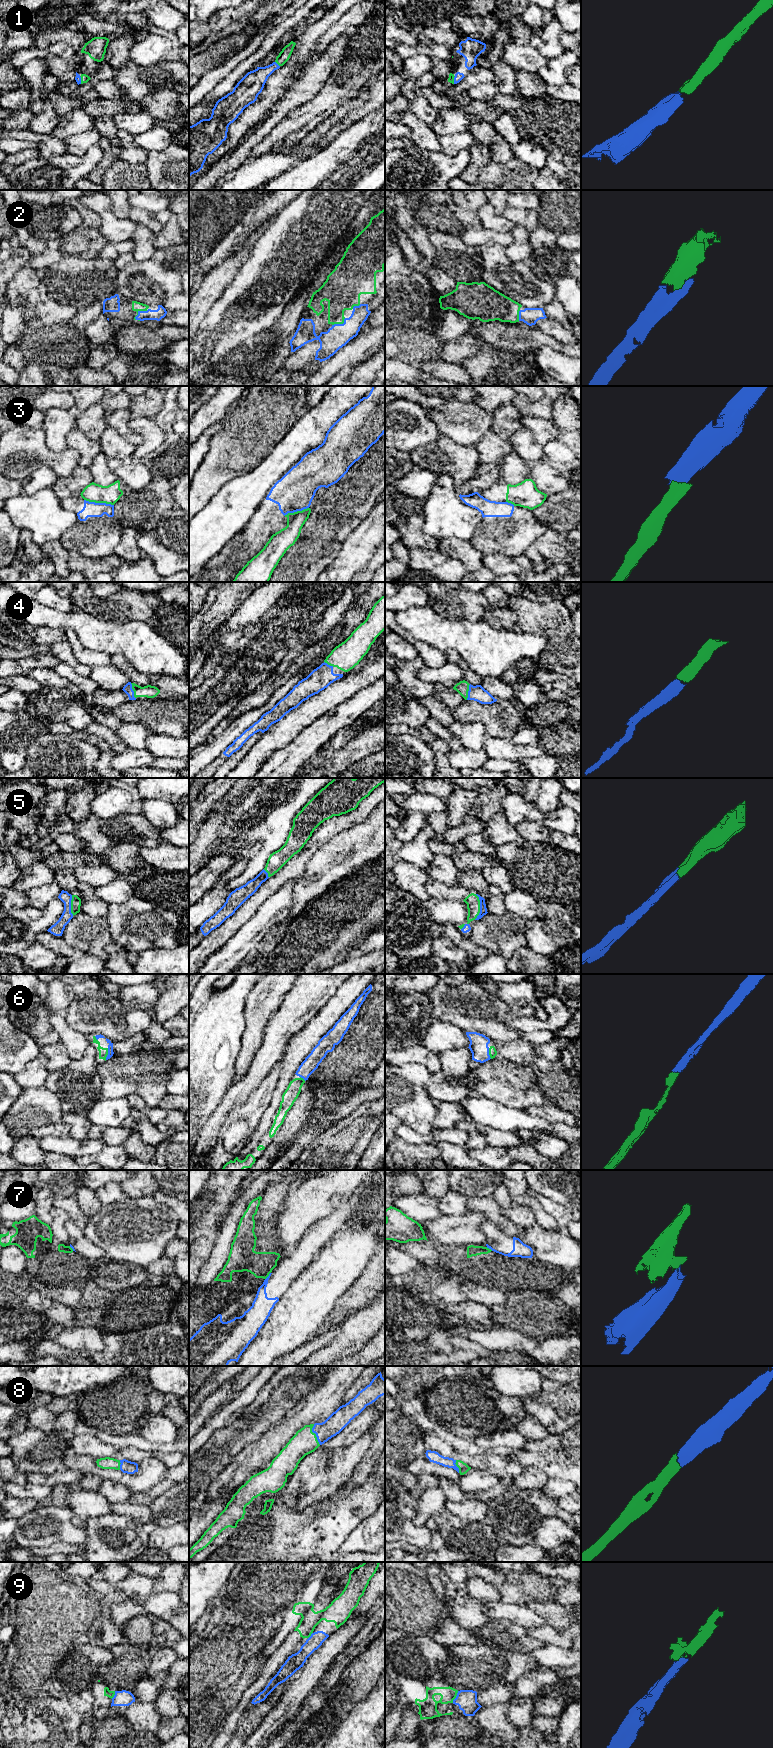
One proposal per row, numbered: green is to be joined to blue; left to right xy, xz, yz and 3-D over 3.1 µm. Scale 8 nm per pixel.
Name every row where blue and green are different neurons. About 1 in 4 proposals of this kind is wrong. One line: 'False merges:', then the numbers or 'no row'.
False merges: 3, 7

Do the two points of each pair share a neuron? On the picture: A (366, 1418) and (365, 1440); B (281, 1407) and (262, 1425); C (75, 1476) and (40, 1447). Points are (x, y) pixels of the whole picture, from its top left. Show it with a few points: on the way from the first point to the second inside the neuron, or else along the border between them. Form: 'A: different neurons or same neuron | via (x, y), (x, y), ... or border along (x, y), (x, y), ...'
A: different neurons | border along (374, 1421), (351, 1443)
B: same neuron | via (276, 1410), (266, 1420)
C: different neurons | border along (64, 1468), (51, 1474), (41, 1473)

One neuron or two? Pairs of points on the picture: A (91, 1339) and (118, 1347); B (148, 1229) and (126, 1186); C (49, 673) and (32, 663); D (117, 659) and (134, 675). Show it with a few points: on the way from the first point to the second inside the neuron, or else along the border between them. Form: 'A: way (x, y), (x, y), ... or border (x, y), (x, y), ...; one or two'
A: border (103, 1334), (104, 1347), (93, 1354); two
B: border (125, 1195), (131, 1198), (151, 1196); two
C: border (51, 667), (35, 667), (25, 673); two
D: way (121, 662), (130, 671); one

